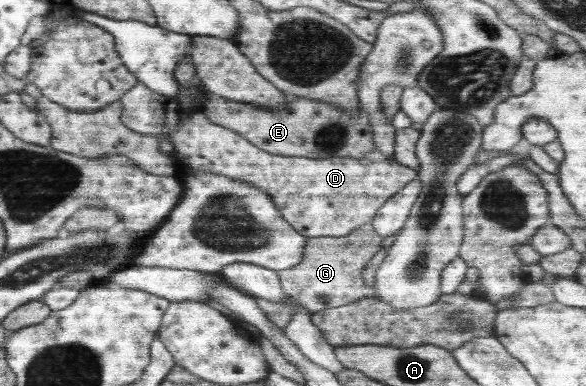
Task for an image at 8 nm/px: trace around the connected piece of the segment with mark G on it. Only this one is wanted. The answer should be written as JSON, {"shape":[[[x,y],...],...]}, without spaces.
{"shape":[[[371,223],[361,225],[349,235],[343,237],[312,237],[308,238],[303,253],[303,261],[289,269],[277,272],[281,288],[289,294],[289,301],[275,303],[267,299],[256,298],[257,305],[265,312],[266,318],[279,329],[289,327],[291,318],[297,308],[309,308],[311,313],[323,312],[329,308],[341,307],[366,297],[375,297],[375,285],[367,285],[363,281],[363,268],[367,262],[382,249],[381,241]]]}

